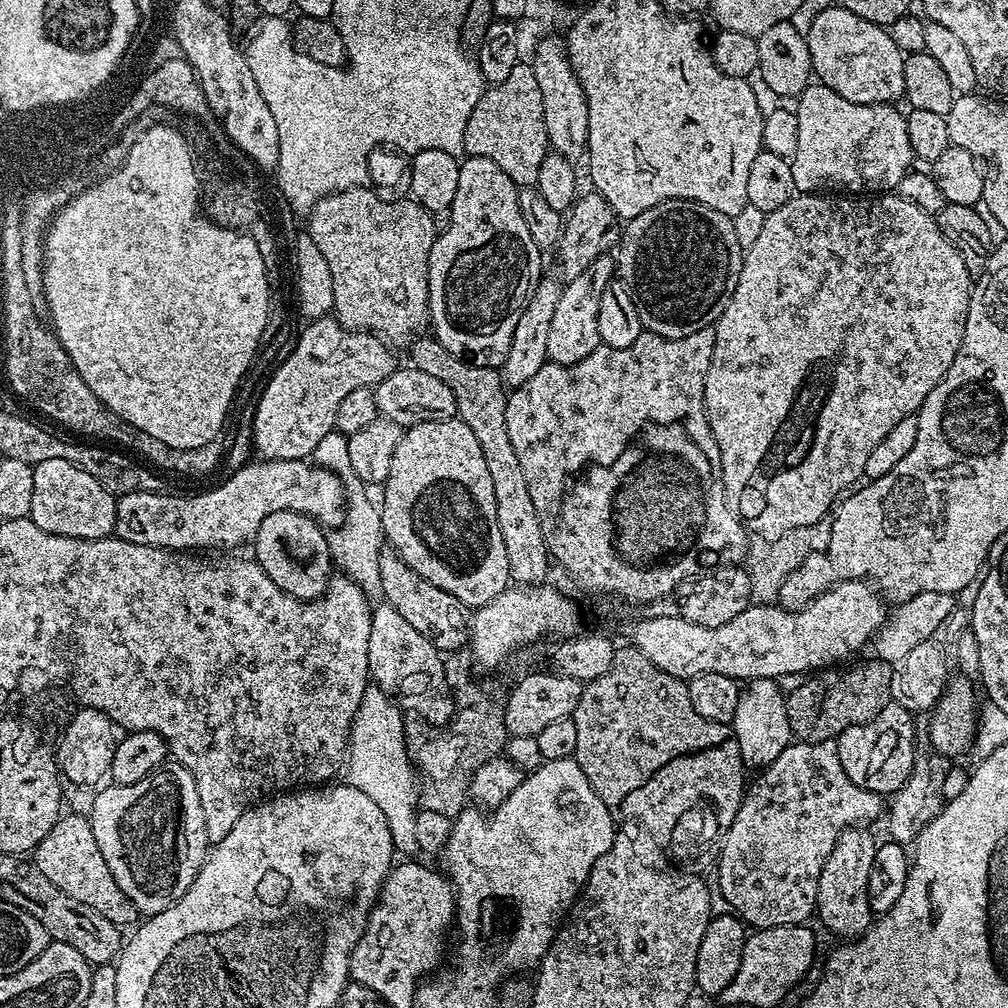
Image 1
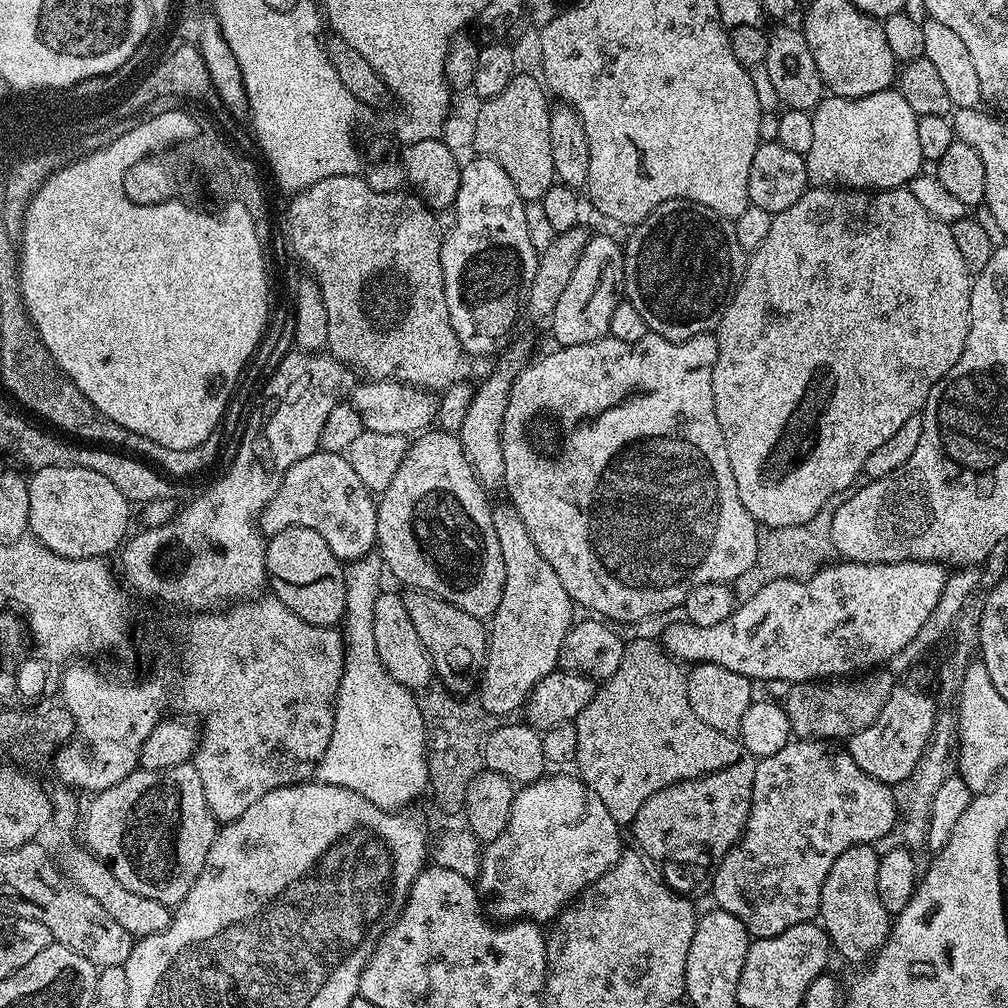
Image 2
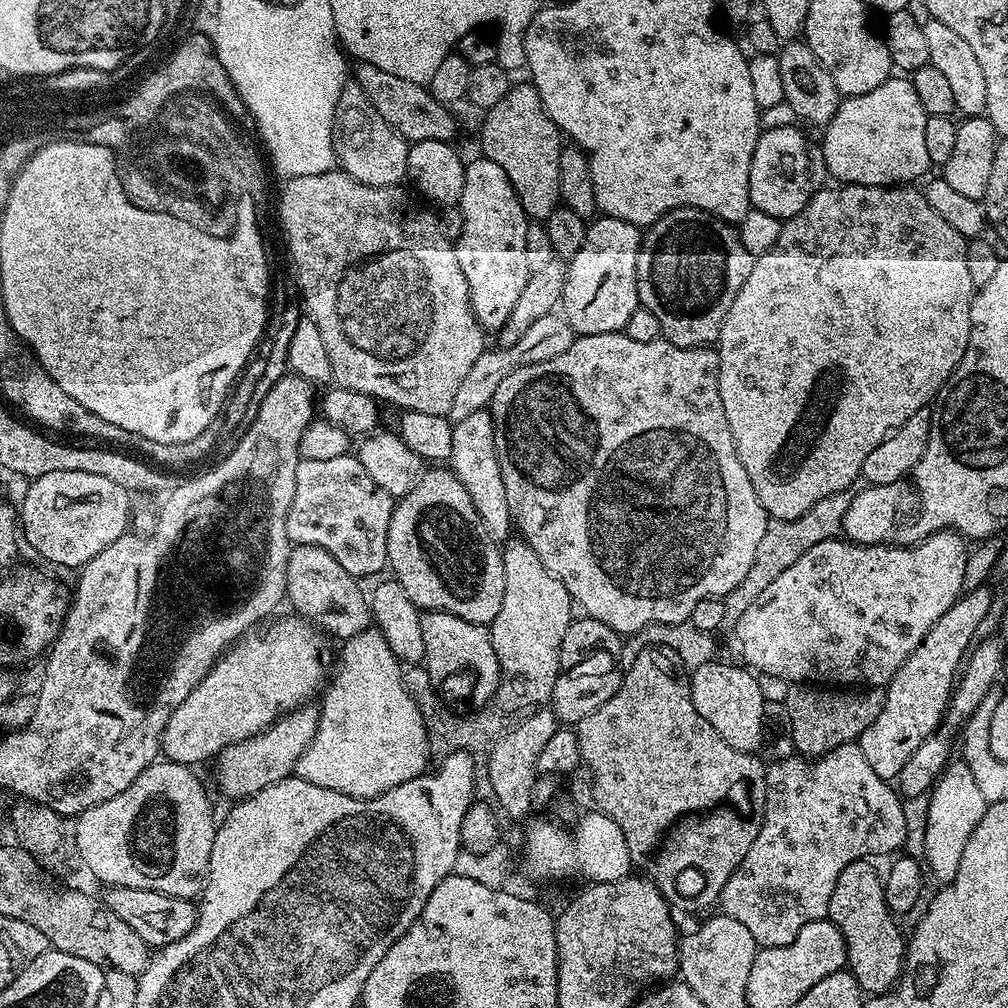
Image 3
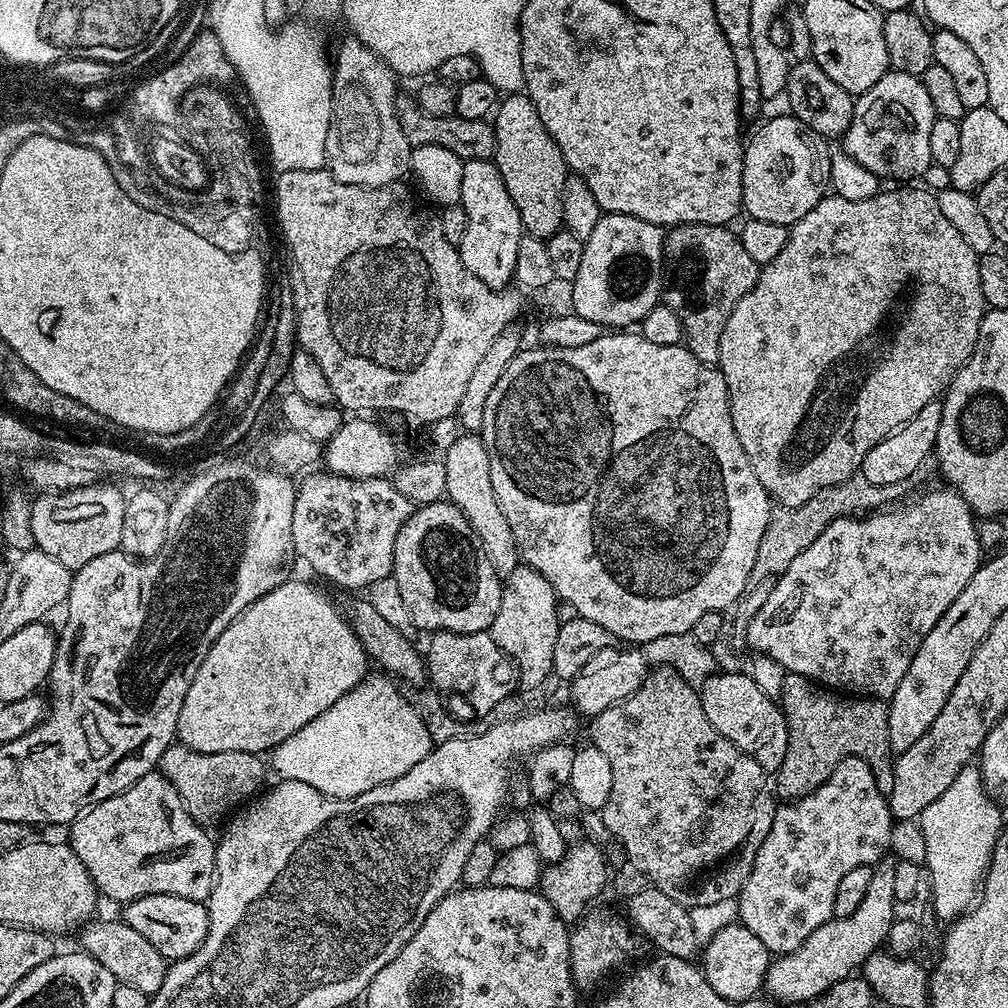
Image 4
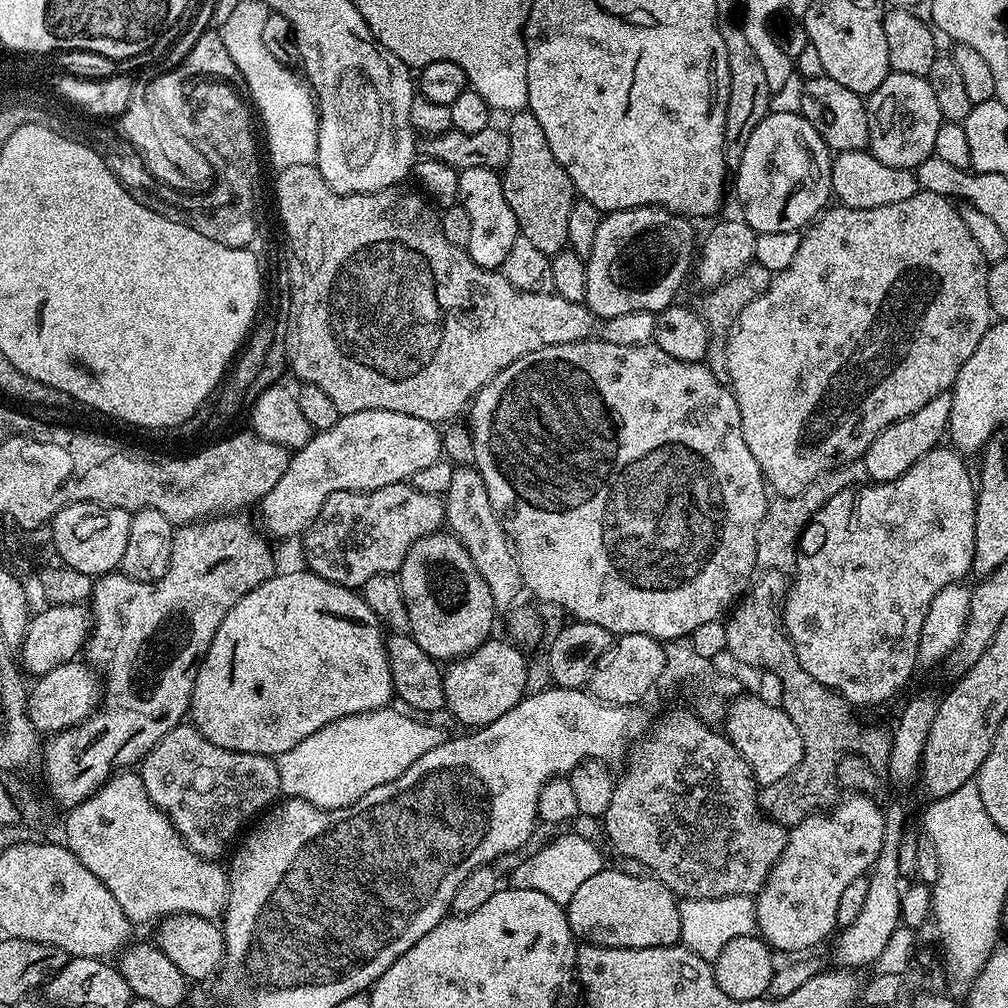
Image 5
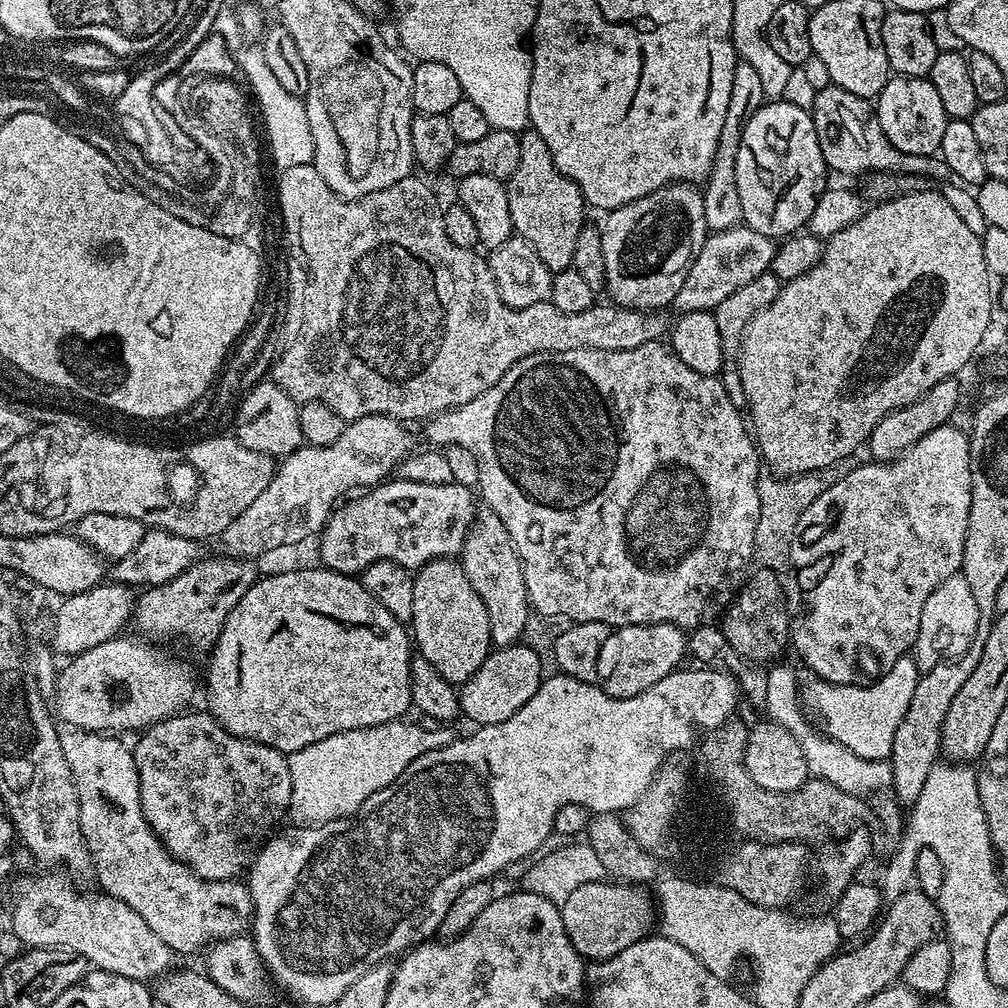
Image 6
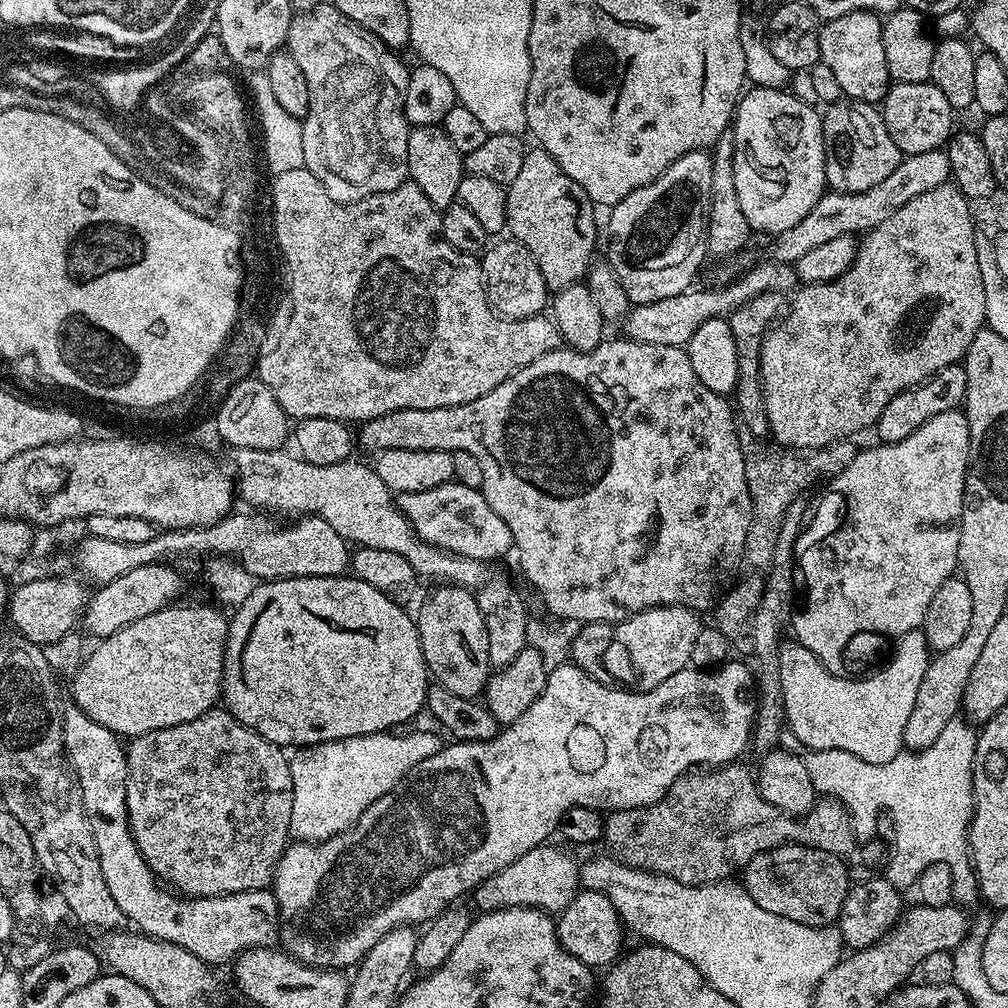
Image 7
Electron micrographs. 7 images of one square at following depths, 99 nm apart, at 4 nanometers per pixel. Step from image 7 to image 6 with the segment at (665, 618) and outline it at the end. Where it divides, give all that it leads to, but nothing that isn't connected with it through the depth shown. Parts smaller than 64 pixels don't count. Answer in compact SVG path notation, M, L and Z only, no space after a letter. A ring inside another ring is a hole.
M639 624L609 631L606 646L598 654L599 687L614 698L634 698L677 671L685 663L687 650L685 629L676 624Z

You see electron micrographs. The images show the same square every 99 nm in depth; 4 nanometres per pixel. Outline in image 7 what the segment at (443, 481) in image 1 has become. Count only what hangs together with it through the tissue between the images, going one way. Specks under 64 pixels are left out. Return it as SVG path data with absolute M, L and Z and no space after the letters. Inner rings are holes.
M436 586L432 597L420 608L416 628L420 631L422 654L428 664L431 679L439 687L458 694L458 698L476 700L488 684L488 639L482 610L478 610L475 595L466 588Z

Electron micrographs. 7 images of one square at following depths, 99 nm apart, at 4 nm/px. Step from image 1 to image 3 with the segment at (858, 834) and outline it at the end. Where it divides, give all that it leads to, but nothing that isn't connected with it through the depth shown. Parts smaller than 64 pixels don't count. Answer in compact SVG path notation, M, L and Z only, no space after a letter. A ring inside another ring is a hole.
M871 859L855 860L838 874L838 883L834 886L834 894L830 894L830 906L827 919L838 926L842 938L846 942L848 962L846 968L857 979L858 986L864 994L880 996L883 992L891 992L904 970L904 950L906 947L905 933L900 933L896 925L897 917L888 908L884 897L884 880L882 872L875 868Z

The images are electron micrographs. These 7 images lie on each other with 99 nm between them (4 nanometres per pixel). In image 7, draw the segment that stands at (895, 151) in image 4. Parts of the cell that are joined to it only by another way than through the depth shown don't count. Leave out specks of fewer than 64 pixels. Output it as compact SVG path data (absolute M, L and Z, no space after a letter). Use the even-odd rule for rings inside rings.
M930 82L893 83L882 101L882 115L886 122L886 130L890 130L890 138L894 138L894 146L898 146L901 153L907 155L943 149L954 132L954 109L950 102L946 102L942 90L938 90L938 86Z

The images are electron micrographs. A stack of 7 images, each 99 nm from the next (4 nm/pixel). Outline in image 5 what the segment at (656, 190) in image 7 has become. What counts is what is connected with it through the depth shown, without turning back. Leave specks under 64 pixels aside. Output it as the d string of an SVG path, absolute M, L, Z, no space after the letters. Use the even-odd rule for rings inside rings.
M631 208L621 212L609 212L601 219L598 235L594 237L594 250L586 258L586 294L584 303L592 315L607 318L635 311L658 313L670 307L677 299L684 279L689 279L698 248L698 236L692 229L693 221L665 208Z

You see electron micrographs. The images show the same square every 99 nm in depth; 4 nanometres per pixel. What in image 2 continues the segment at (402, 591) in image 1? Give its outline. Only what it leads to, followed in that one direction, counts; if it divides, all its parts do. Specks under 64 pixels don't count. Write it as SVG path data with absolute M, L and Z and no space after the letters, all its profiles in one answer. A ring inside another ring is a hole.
M408 590L403 593L403 597L406 614L410 614L414 631L418 638L422 638L422 646L426 646L432 660L435 679L457 697L467 697L467 692L477 687L480 673L484 671L489 634L485 621L481 617L466 614L466 610L458 610L458 606L429 592Z

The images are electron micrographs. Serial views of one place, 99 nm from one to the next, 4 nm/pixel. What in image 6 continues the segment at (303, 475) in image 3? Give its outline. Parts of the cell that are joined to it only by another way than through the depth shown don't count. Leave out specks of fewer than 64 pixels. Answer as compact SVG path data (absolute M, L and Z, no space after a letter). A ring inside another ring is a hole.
M388 478L375 487L361 491L357 495L360 496L357 500L352 500L349 504L341 503L332 512L318 535L319 563L335 572L356 576L364 572L366 566L383 560L398 562L398 566L409 570L418 570L423 564L429 564L432 560L459 557L462 546L468 537L468 531L472 529L474 519L472 495L474 496L473 489L461 484L426 486L426 482Z

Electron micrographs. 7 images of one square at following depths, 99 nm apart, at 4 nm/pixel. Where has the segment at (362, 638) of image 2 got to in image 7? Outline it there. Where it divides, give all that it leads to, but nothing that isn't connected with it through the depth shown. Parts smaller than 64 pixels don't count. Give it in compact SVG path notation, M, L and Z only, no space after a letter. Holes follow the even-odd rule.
M404 731L375 732L299 749L290 760L290 778L294 786L294 810L290 810L289 837L296 842L319 842L345 832L347 828L353 828L358 818L362 818L364 811L375 800L385 796L409 770L418 766L418 762L426 762L426 758L438 754L438 750L442 747L442 740L439 740L436 732Z

